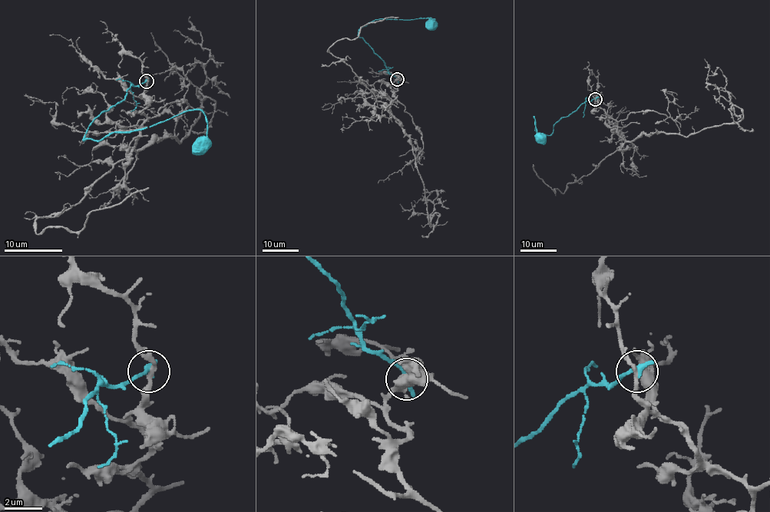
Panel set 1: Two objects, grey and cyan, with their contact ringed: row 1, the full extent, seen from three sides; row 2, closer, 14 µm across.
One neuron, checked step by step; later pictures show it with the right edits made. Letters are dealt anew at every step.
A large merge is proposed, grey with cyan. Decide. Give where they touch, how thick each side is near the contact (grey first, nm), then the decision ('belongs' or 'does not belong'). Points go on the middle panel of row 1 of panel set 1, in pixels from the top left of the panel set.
place (397, 79); calibres 220 and 360 nm; does not belong

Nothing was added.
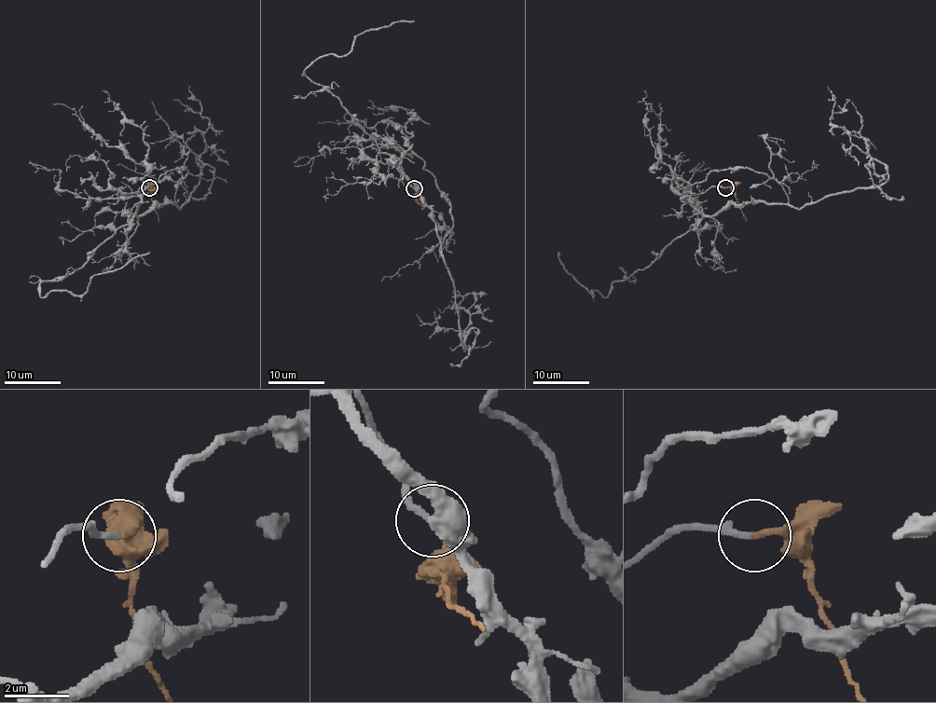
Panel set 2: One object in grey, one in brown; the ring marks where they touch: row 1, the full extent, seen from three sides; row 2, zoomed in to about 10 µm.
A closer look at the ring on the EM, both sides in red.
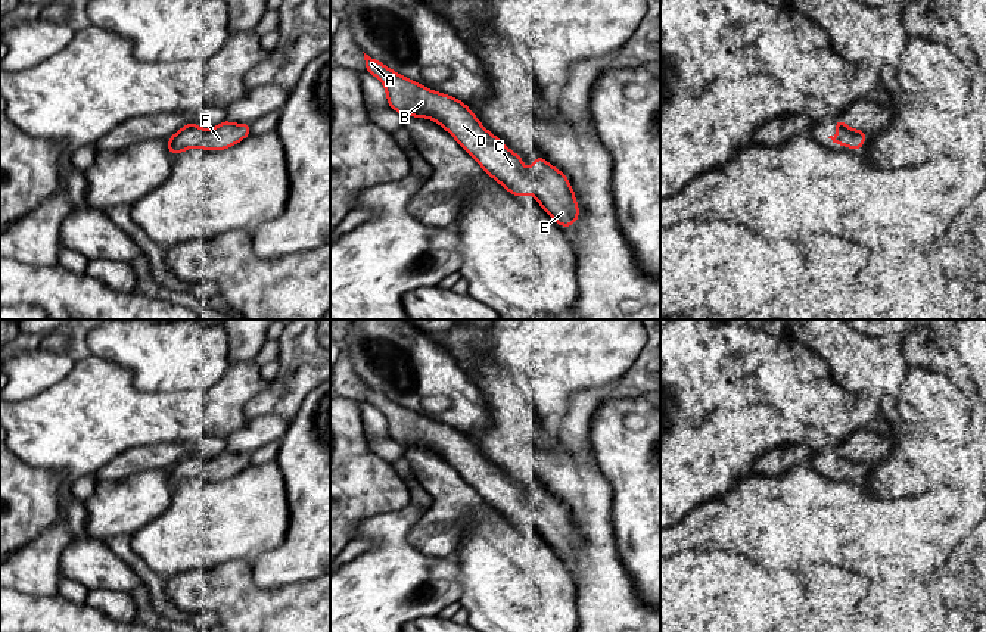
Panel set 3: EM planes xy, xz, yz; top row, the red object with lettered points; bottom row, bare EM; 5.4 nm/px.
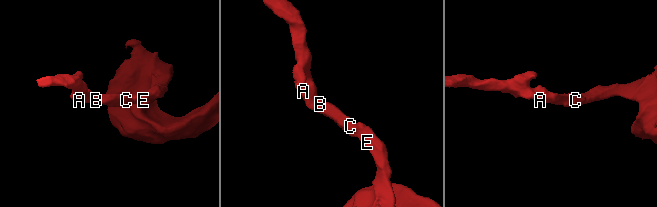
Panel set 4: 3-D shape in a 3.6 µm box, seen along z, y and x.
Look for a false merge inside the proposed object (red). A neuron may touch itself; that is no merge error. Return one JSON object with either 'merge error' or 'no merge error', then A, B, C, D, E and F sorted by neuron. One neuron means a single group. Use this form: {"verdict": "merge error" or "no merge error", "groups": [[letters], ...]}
{"verdict": "no merge error", "groups": [["A", "B", "C", "D", "E", "F"]]}

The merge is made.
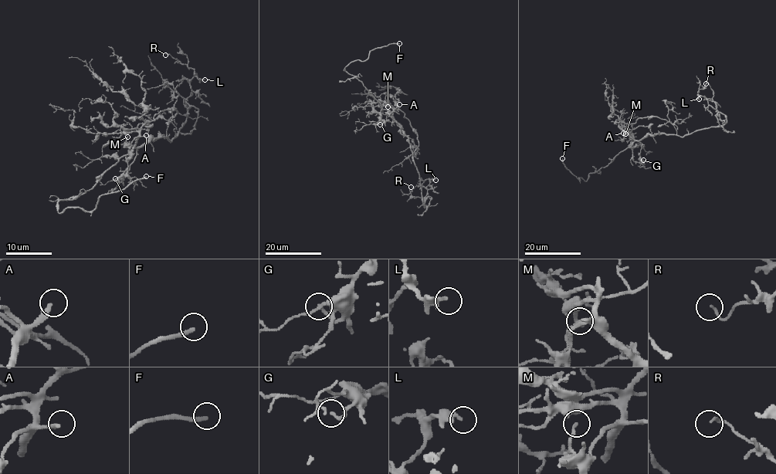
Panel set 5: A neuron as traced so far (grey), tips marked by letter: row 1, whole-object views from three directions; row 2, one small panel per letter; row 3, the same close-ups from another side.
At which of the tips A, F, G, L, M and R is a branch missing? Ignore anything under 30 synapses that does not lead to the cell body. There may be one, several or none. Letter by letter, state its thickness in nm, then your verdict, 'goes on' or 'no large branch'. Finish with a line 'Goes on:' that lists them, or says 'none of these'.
A: calibre 240 nm; goes on
F: calibre 200 nm; goes on
G: calibre 170 nm; no large branch
L: calibre 240 nm; no large branch
M: calibre 140 nm; no large branch
R: calibre 120 nm; no large branch
Goes on: A, F

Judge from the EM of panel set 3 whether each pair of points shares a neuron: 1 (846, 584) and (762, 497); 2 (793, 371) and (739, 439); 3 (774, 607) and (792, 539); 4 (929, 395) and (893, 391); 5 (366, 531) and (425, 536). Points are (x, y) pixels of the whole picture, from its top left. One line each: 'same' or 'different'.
1: different
2: same
3: different
4: different
5: different

